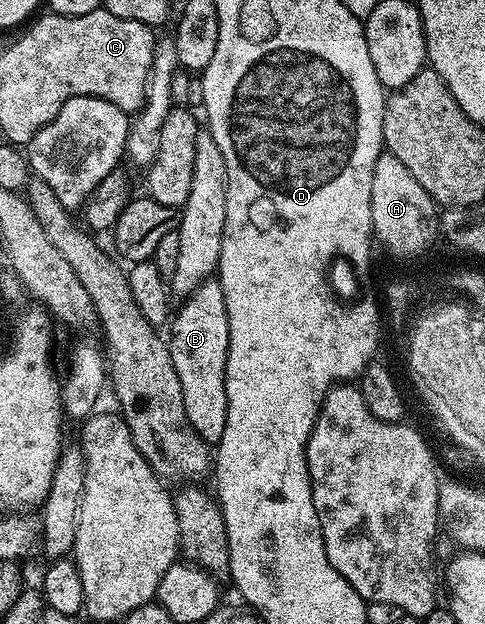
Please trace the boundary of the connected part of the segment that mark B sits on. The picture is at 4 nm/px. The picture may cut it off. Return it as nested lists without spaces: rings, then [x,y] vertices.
[[[206,280],[182,299],[183,307],[176,309],[170,323],[169,345],[173,356],[173,368],[177,368],[177,376],[181,380],[181,392],[185,396],[185,416],[189,416],[189,424],[209,444],[218,444],[221,432],[225,432],[225,416],[227,415],[227,397],[225,396],[225,364],[229,352],[229,320],[225,308],[225,296],[218,281]]]

